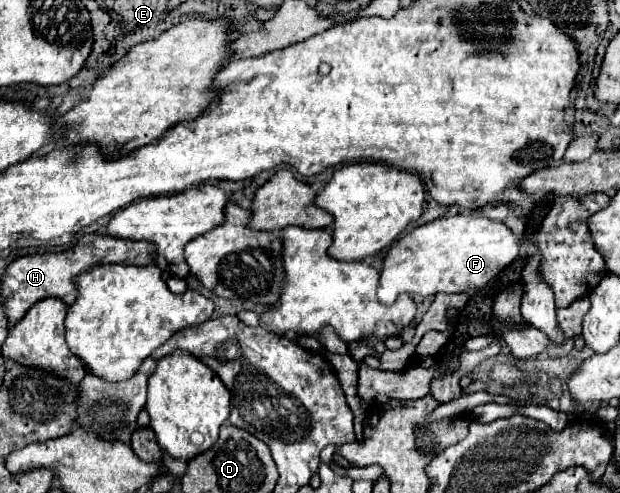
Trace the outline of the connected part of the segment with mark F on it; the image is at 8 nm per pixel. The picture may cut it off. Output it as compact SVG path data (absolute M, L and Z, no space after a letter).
M470 213L440 217L406 233L388 249L380 271L378 301L390 305L402 293L430 297L436 293L468 293L484 289L518 257L518 249L516 235L504 223L474 217Z

